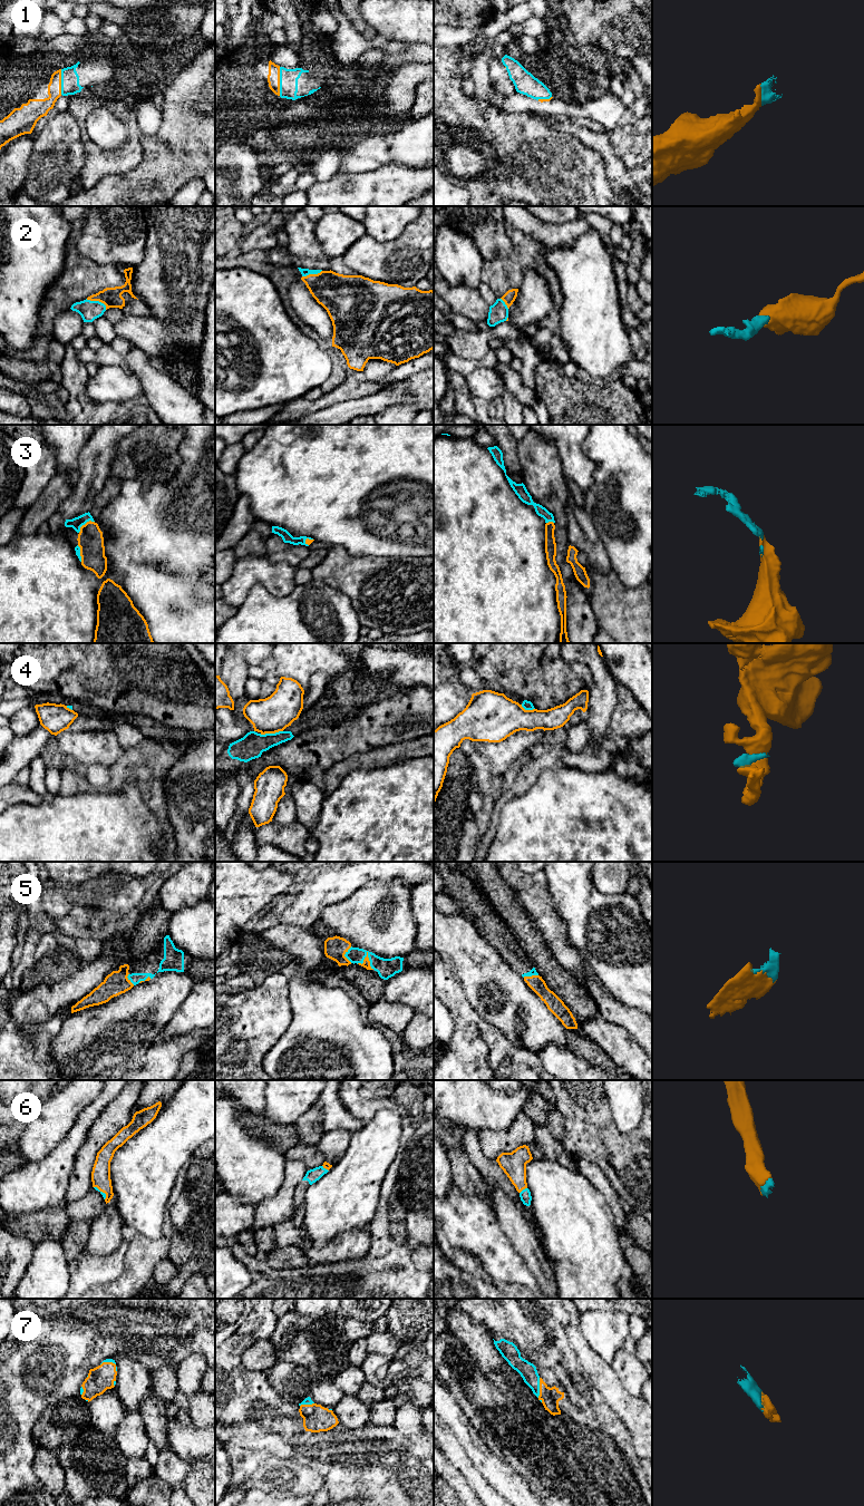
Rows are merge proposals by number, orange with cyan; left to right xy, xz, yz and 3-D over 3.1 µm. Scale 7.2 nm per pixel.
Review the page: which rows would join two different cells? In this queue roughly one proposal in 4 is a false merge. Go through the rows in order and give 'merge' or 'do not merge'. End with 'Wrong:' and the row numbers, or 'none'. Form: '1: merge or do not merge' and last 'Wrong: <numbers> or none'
1: merge
2: merge
3: merge
4: do not merge
5: merge
6: merge
7: merge
Wrong: 4

